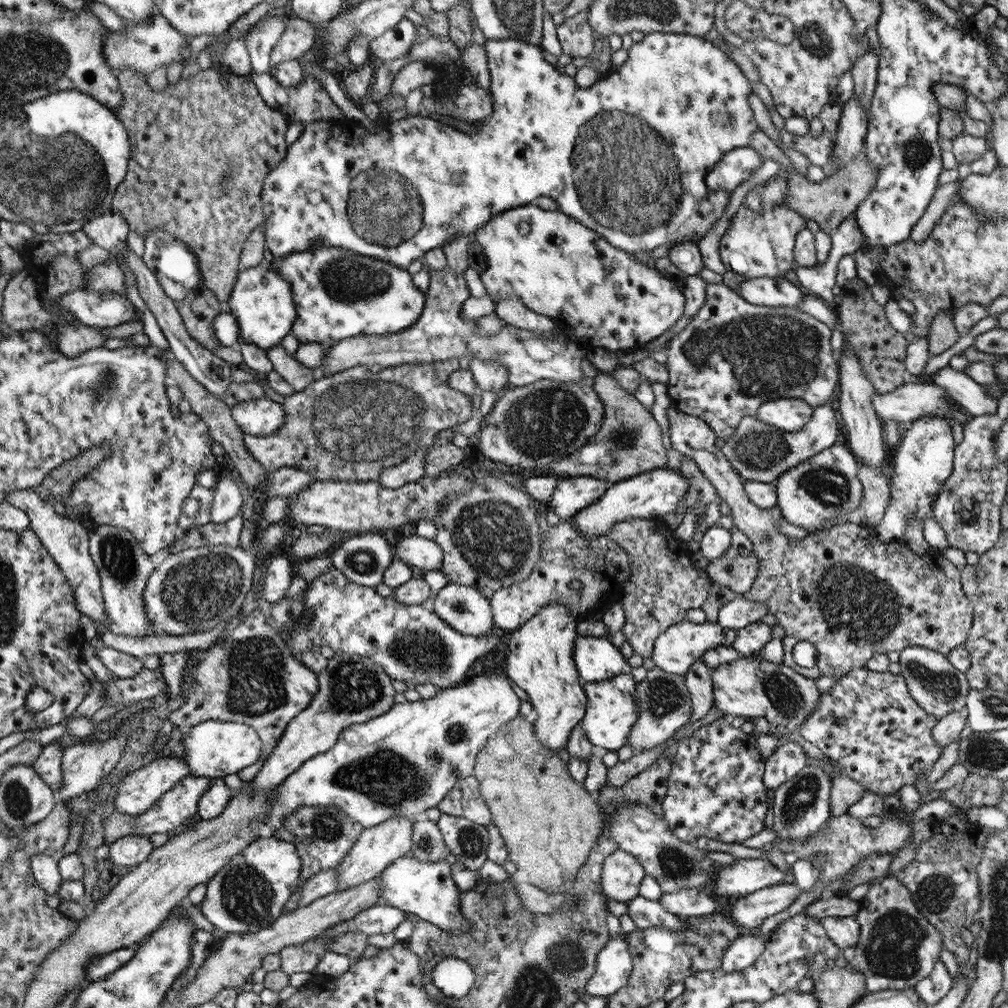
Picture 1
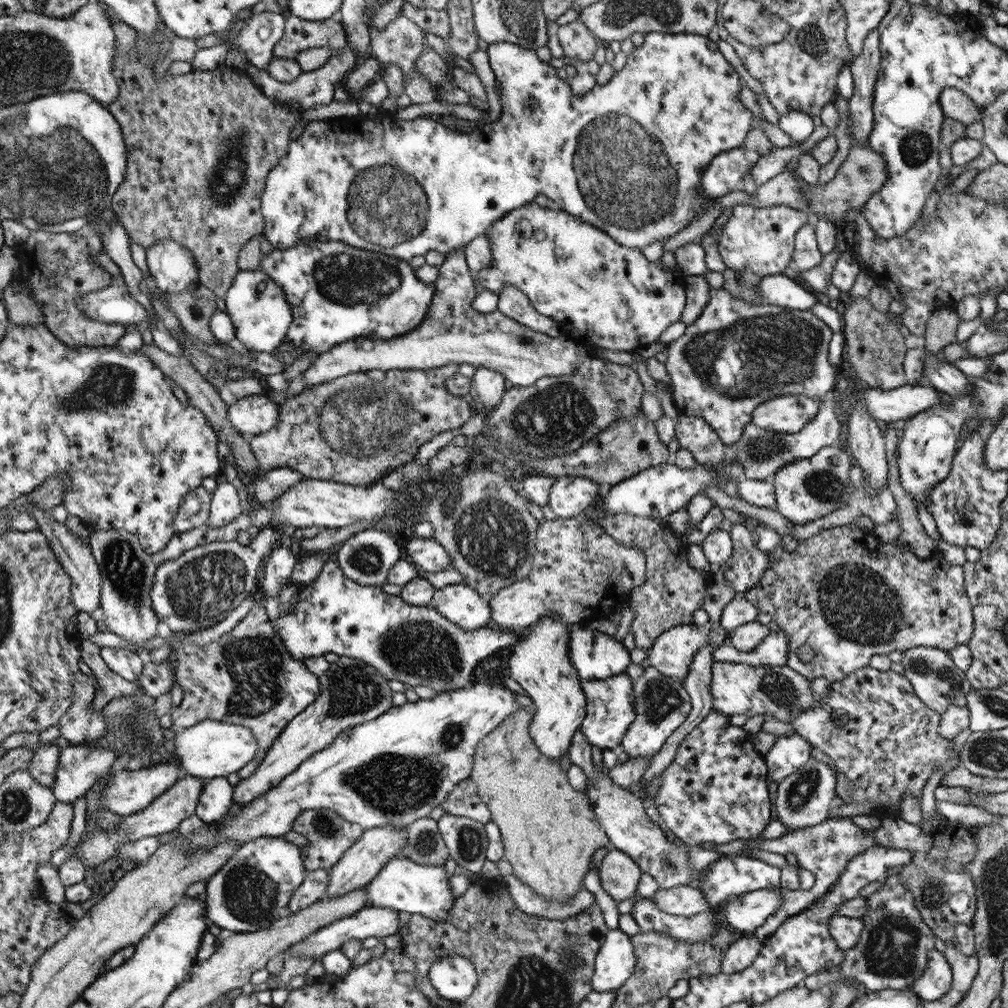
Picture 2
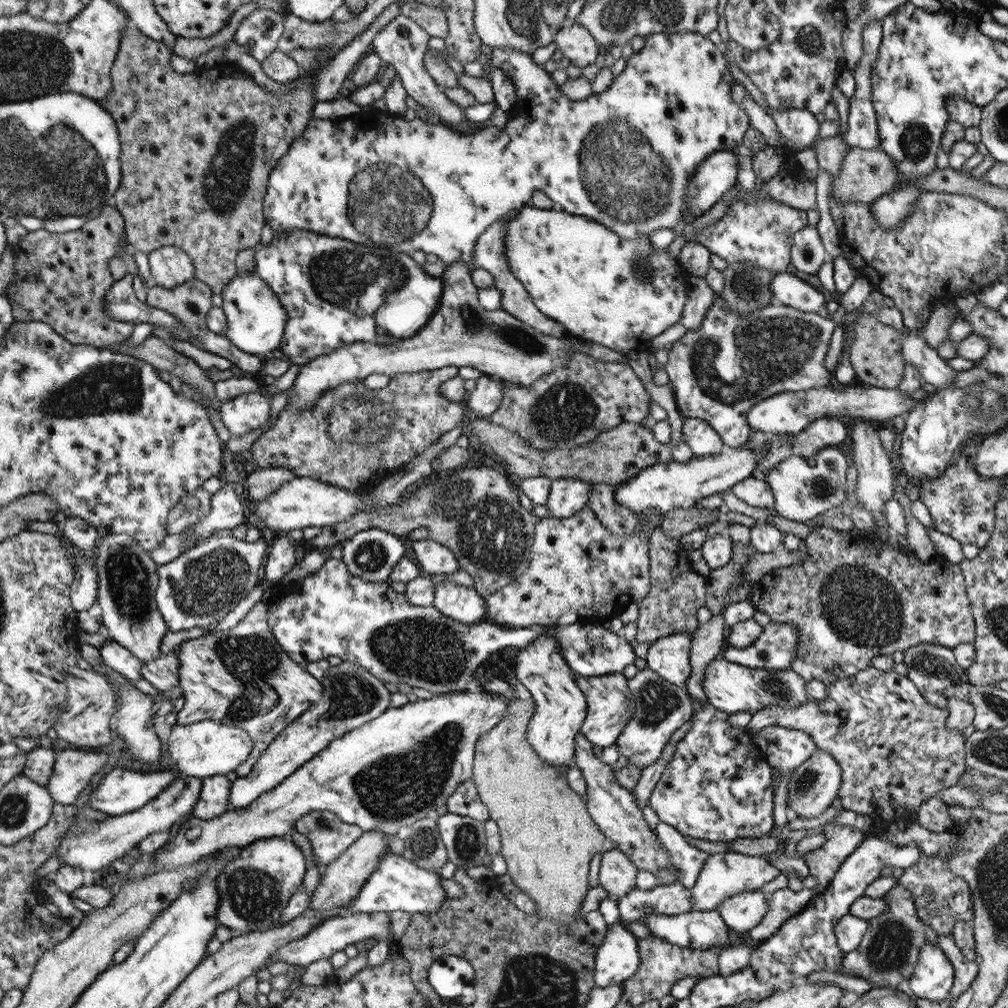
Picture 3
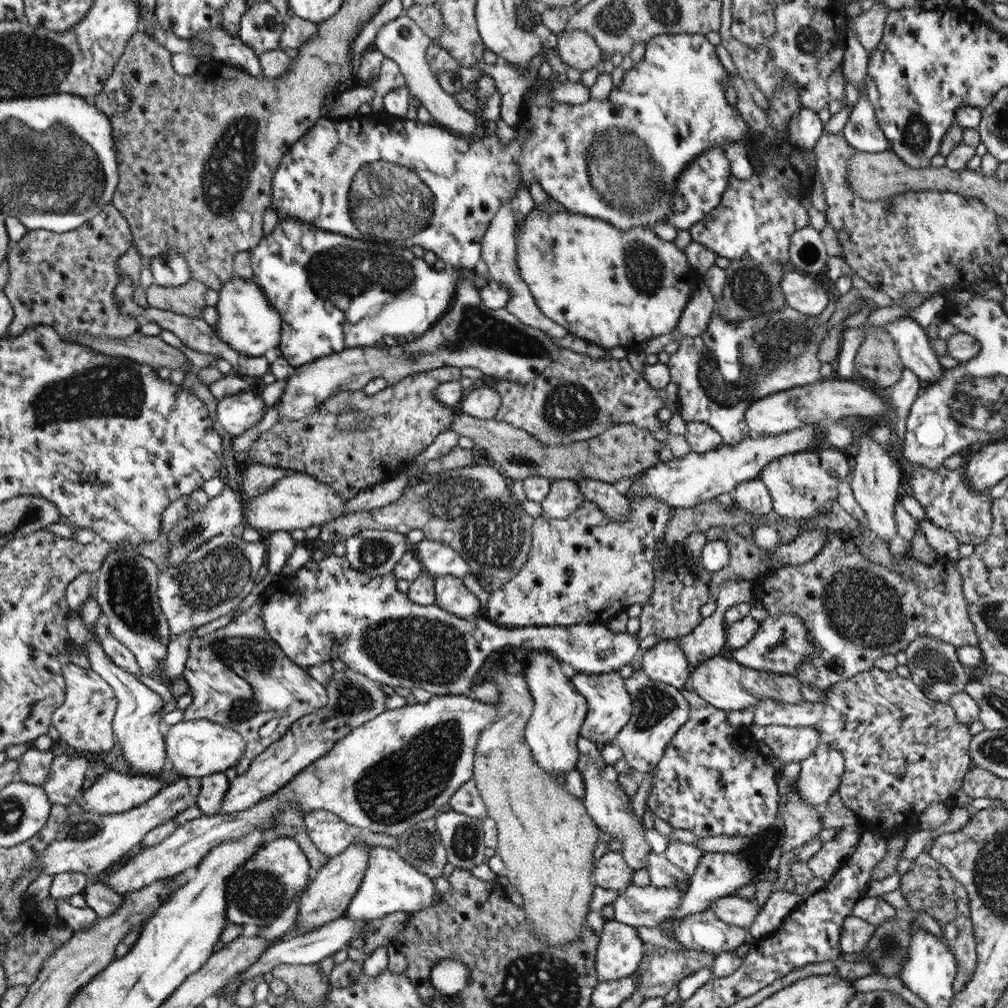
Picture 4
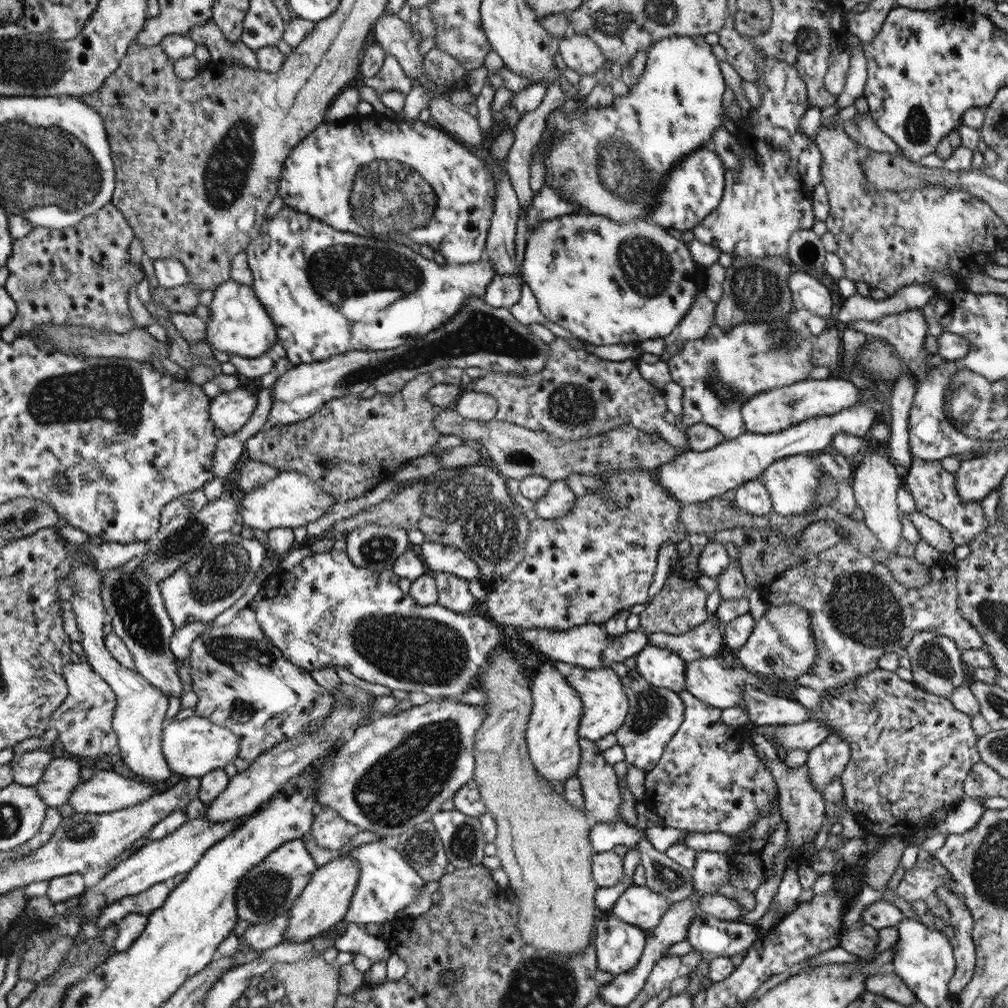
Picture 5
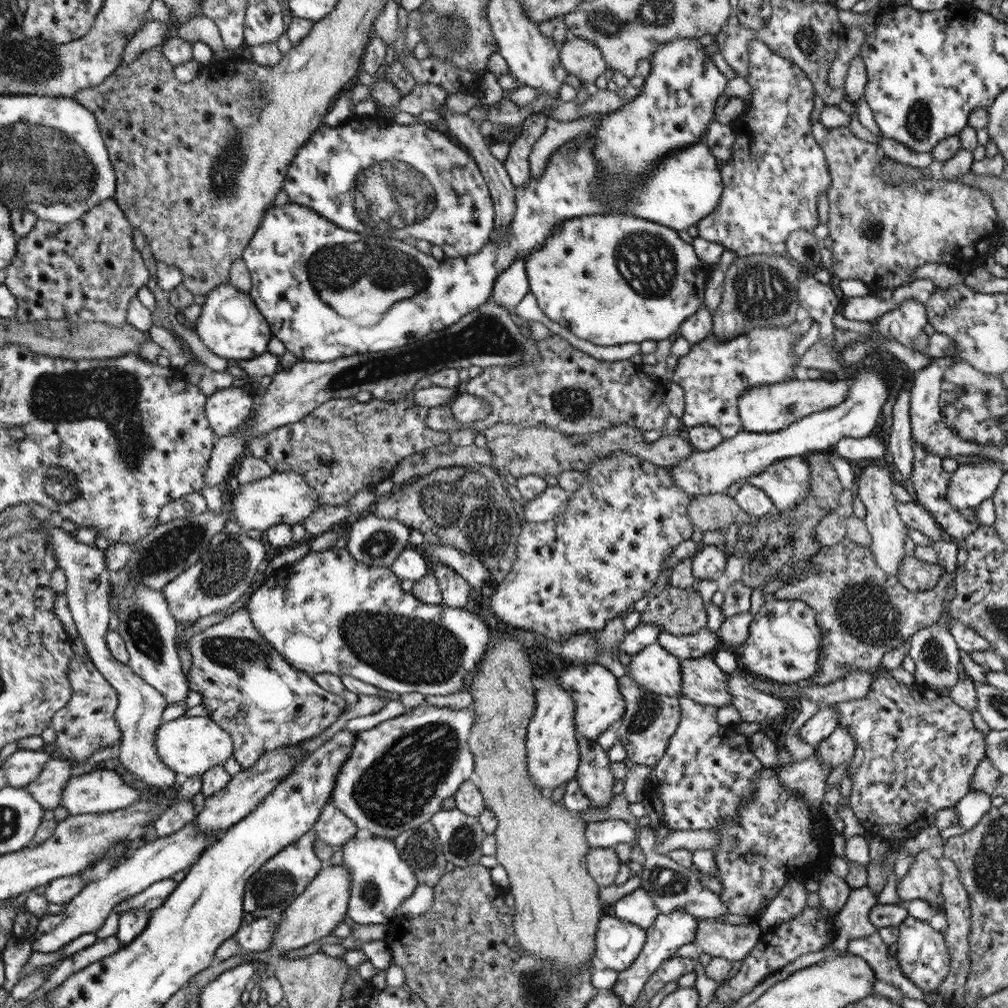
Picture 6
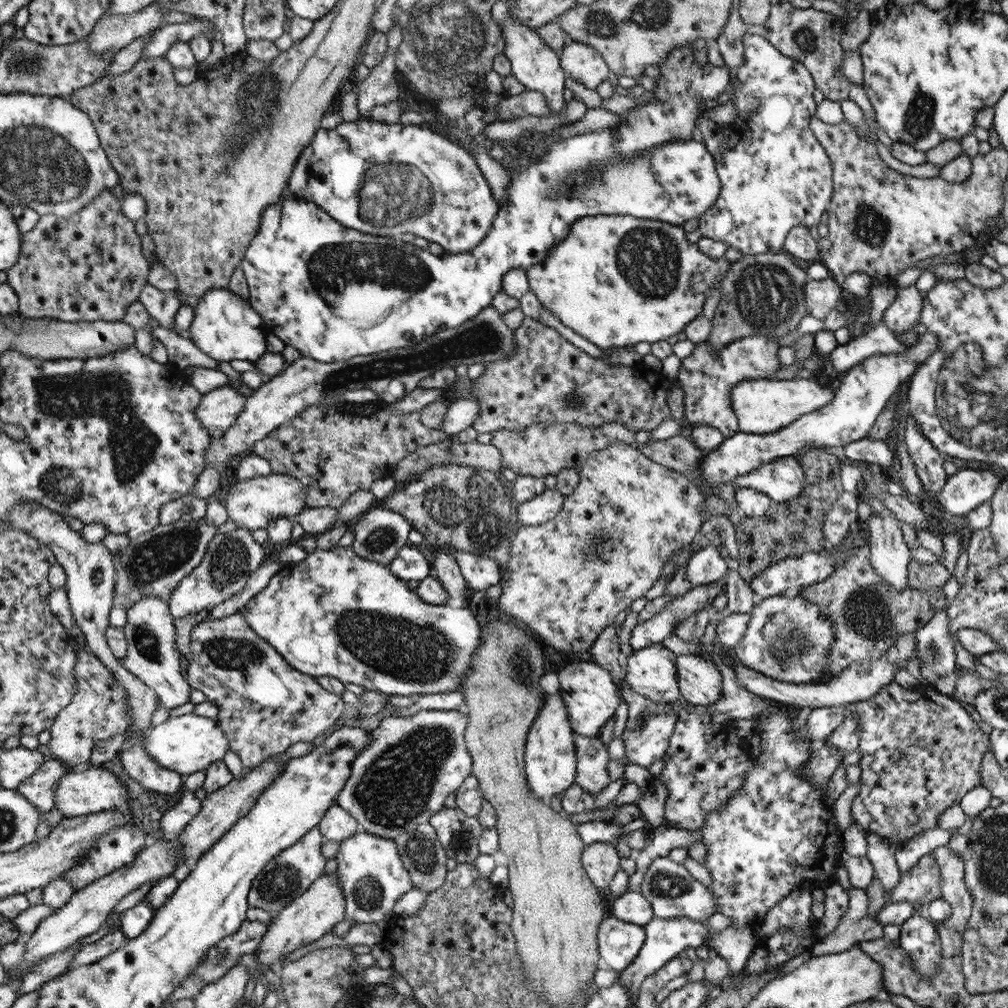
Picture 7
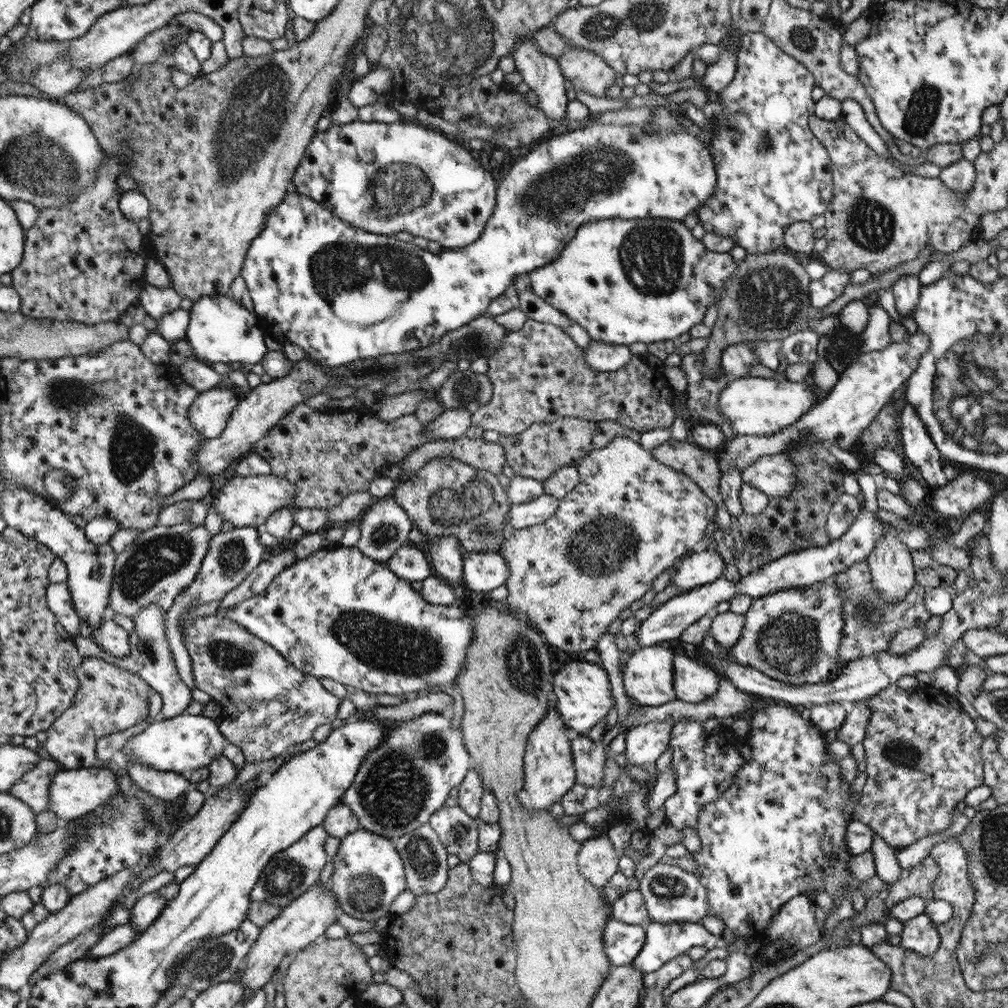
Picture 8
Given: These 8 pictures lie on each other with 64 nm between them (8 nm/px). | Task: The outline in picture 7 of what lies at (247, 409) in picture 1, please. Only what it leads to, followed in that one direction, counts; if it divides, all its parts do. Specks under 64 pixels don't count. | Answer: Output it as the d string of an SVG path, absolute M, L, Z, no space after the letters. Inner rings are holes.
M227 385L202 396L202 402L196 410L196 418L202 422L210 436L215 439L222 438L238 421L238 415L242 414L245 405L246 398Z

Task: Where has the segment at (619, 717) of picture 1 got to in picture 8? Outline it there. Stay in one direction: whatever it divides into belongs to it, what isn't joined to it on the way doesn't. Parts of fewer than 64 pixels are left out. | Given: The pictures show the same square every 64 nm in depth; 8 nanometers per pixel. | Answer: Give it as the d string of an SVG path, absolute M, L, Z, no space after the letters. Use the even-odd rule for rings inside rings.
M574 662L574 664L564 666L556 674L553 692L557 696L556 706L572 734L587 735L590 729L600 720L604 720L608 712L616 706L609 674L600 666L588 664L588 662Z

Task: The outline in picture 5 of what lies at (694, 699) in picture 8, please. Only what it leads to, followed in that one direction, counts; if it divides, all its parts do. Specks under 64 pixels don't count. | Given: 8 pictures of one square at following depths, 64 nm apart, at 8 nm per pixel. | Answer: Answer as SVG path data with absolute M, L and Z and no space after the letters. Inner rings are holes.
M704 657L686 663L686 690L699 698L702 702L707 702L714 708L724 709L732 708L732 706L740 706L743 704L745 694L743 693L743 684L751 684L763 692L786 699L795 699L795 689L797 684L790 680L780 680L774 677L759 676L752 671L746 671L738 663L732 666L730 670L725 670L720 666L720 662L714 657Z

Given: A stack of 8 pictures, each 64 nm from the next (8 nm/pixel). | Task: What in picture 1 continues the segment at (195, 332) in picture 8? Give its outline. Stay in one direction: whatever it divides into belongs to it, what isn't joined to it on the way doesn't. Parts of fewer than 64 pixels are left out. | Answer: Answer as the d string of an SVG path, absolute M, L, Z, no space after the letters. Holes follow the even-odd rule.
M267 246L264 248L263 259L260 264L239 271L227 302L232 310L230 313L238 321L240 338L267 351L280 344L284 336L293 330L297 320L297 307L291 284L276 269L270 267L274 256Z

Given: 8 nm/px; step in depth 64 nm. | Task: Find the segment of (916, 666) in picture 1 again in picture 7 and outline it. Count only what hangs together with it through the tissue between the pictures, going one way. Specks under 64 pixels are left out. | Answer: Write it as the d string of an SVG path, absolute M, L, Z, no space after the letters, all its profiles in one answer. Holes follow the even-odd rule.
M991 500L983 502L980 506L977 506L974 510L971 510L966 515L966 524L968 524L968 534L959 534L953 533L947 536L944 536L942 544L943 550L941 554L941 563L948 569L950 572L950 580L946 582L940 589L946 596L946 606L943 609L937 610L932 617L932 620L919 628L915 632L915 649L913 656L919 656L922 661L922 668L920 668L920 674L926 679L927 685L934 686L935 682L939 681L940 677L946 677L946 675L955 675L958 676L960 670L956 665L956 652L954 651L954 638L949 631L949 618L948 618L948 606L952 603L952 600L956 597L959 592L961 585L956 579L955 576L955 566L957 560L962 550L964 549L965 540L968 535L974 530L982 530L984 528L990 527L993 515L993 508L991 505Z

